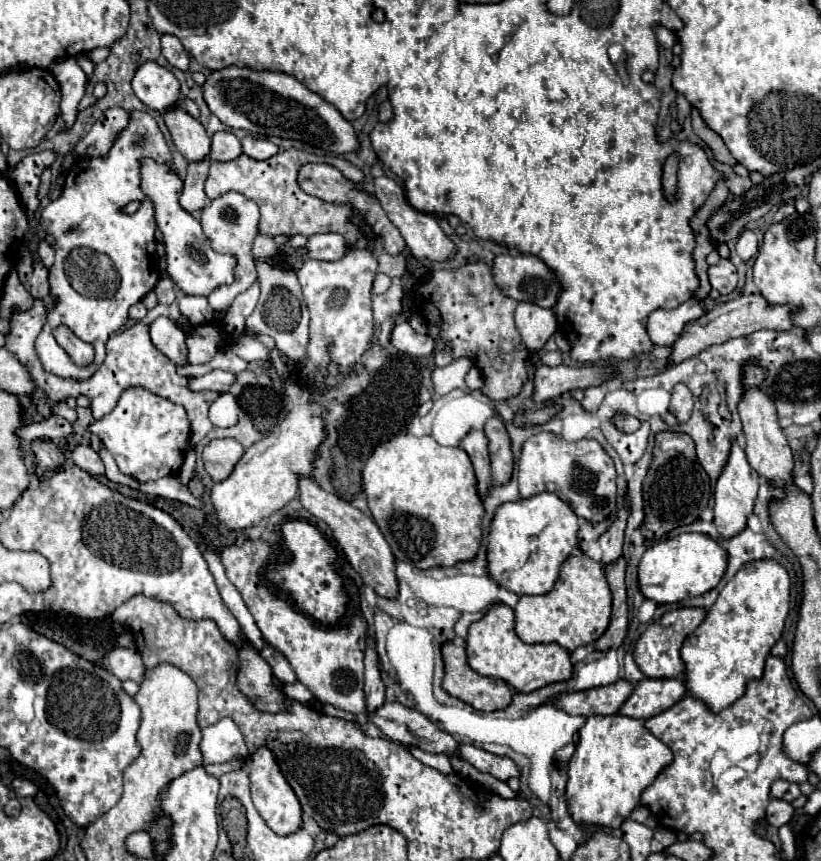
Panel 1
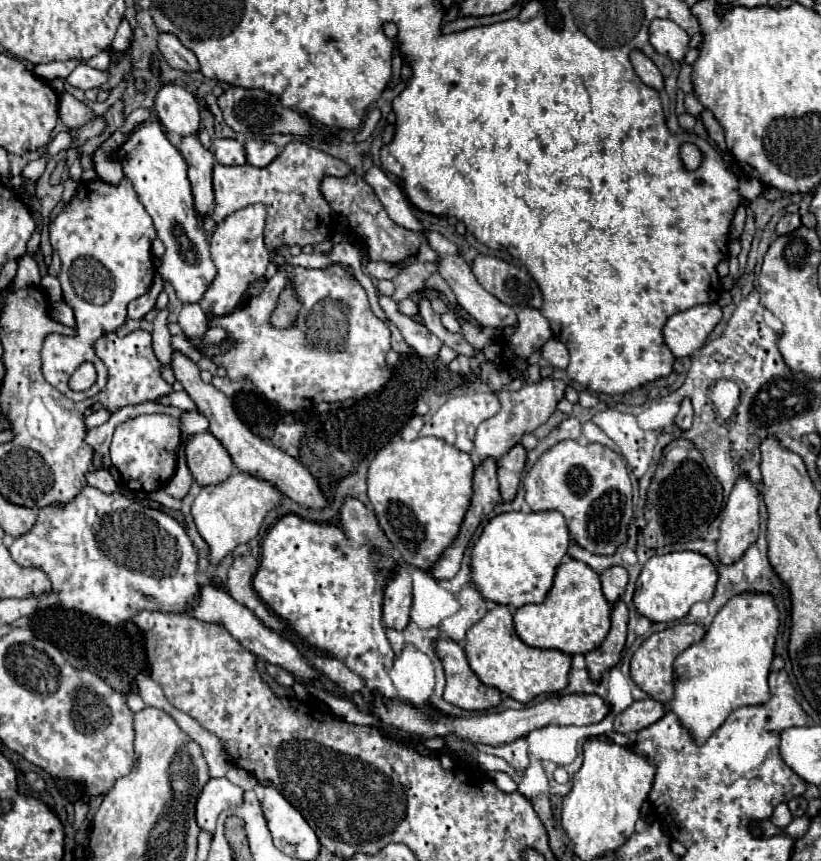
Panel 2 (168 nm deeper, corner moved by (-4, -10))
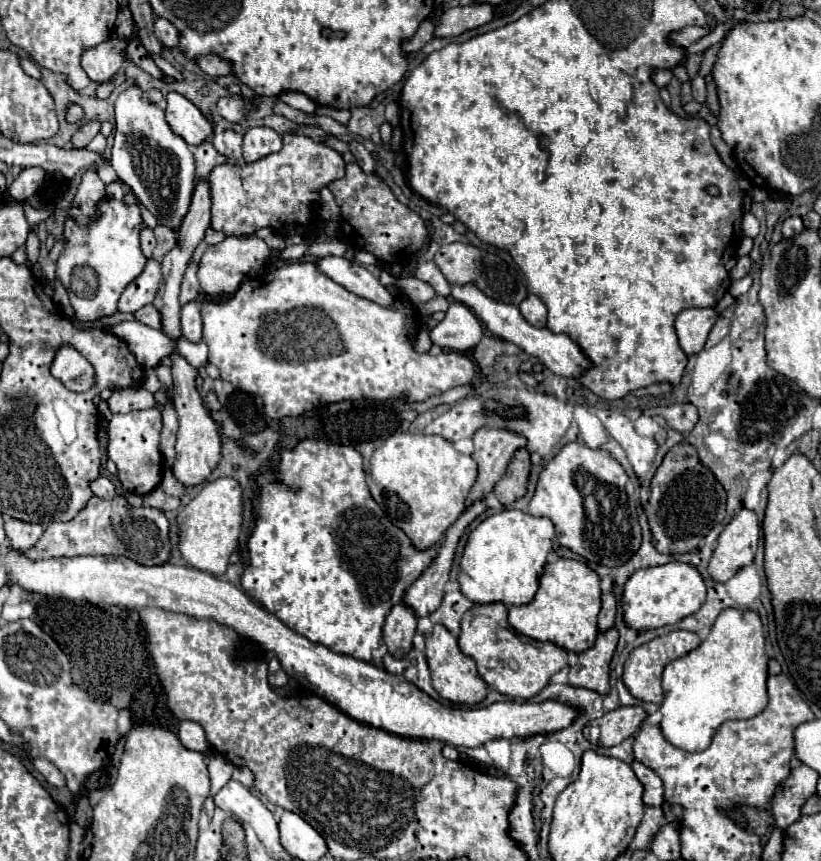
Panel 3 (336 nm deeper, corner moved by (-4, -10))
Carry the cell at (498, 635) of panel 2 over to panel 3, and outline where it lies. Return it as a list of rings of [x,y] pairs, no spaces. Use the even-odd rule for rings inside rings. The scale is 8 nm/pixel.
[[[503,603],[475,605],[469,609],[461,621],[459,647],[477,663],[477,671],[489,687],[515,699],[537,697],[549,685],[551,677],[567,667],[567,651],[555,643],[535,641],[517,633],[507,623],[507,607]]]

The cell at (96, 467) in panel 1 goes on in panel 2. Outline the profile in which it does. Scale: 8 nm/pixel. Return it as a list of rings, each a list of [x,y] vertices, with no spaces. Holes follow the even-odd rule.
[[[99,469],[99,471],[93,471],[87,475],[87,483],[103,493],[113,493],[117,491],[117,483],[113,481],[111,473],[107,469]]]

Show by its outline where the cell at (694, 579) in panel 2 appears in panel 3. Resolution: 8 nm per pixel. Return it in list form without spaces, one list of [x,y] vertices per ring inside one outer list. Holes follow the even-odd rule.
[[[669,561],[665,565],[639,569],[625,583],[625,591],[621,597],[623,617],[627,627],[637,631],[663,627],[663,625],[675,625],[683,617],[701,609],[701,603],[705,603],[705,593],[707,593],[705,581],[699,569],[691,563]]]

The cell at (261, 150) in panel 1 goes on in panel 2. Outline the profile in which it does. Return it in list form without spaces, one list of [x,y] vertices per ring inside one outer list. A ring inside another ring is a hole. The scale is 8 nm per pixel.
[[[247,141],[245,143],[245,153],[247,153],[247,163],[253,167],[265,167],[269,165],[277,155],[279,147],[271,141]]]

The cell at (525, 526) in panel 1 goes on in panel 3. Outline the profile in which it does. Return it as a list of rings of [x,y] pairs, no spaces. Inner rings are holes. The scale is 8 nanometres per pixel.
[[[505,509],[487,517],[467,539],[461,557],[461,593],[473,603],[531,603],[539,589],[539,577],[547,563],[547,555],[553,553],[553,537],[555,527],[551,519],[545,517],[533,517],[517,509]]]

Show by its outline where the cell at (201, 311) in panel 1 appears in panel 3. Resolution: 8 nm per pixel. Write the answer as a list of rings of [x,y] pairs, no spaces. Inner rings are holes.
[[[187,303],[181,307],[181,333],[189,341],[201,341],[203,337],[203,321],[199,313],[199,303]]]

